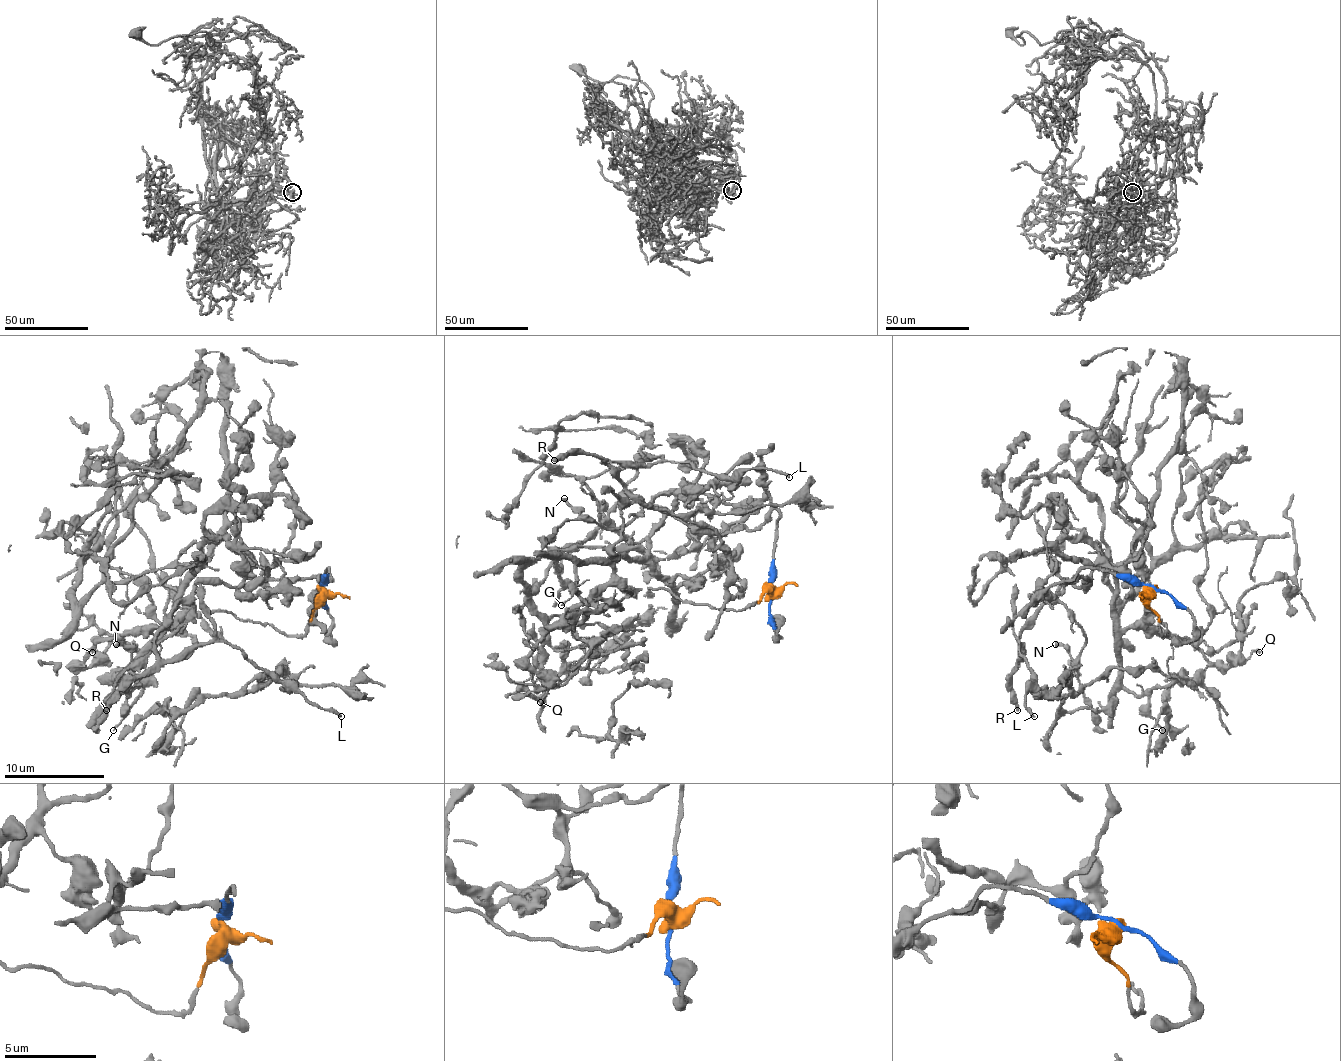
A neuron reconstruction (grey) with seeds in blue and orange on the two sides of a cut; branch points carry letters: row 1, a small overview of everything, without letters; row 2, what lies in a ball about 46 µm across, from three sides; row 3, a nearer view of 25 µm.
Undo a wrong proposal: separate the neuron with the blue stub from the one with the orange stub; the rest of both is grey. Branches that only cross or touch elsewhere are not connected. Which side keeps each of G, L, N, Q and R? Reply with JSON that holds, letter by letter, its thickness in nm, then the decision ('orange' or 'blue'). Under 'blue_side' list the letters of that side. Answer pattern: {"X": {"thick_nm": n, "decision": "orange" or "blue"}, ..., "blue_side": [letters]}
{"G": {"thick_nm": 100, "decision": "orange"}, "L": {"thick_nm": 190, "decision": "blue"}, "N": {"thick_nm": 240, "decision": "blue"}, "Q": {"thick_nm": 150, "decision": "orange"}, "R": {"thick_nm": 320, "decision": "blue"}, "blue_side": ["L", "N", "R"]}

